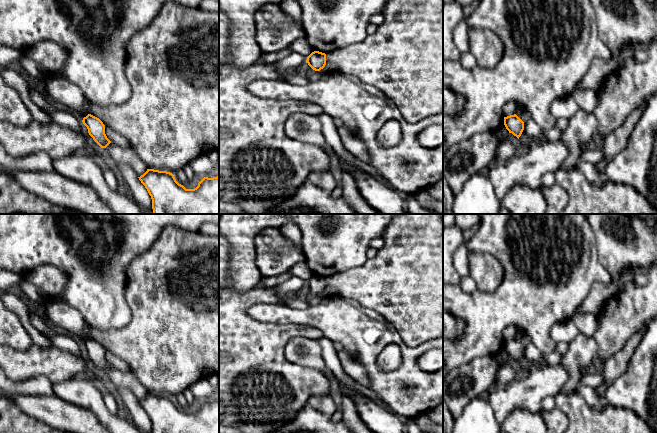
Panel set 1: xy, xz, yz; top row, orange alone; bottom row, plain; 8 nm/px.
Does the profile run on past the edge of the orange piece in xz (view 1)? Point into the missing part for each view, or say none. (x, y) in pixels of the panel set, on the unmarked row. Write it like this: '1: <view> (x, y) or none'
1: none

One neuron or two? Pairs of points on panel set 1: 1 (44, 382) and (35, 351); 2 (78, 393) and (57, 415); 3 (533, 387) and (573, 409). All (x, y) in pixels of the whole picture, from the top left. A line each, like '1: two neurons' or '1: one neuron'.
1: two neurons
2: two neurons
3: two neurons

